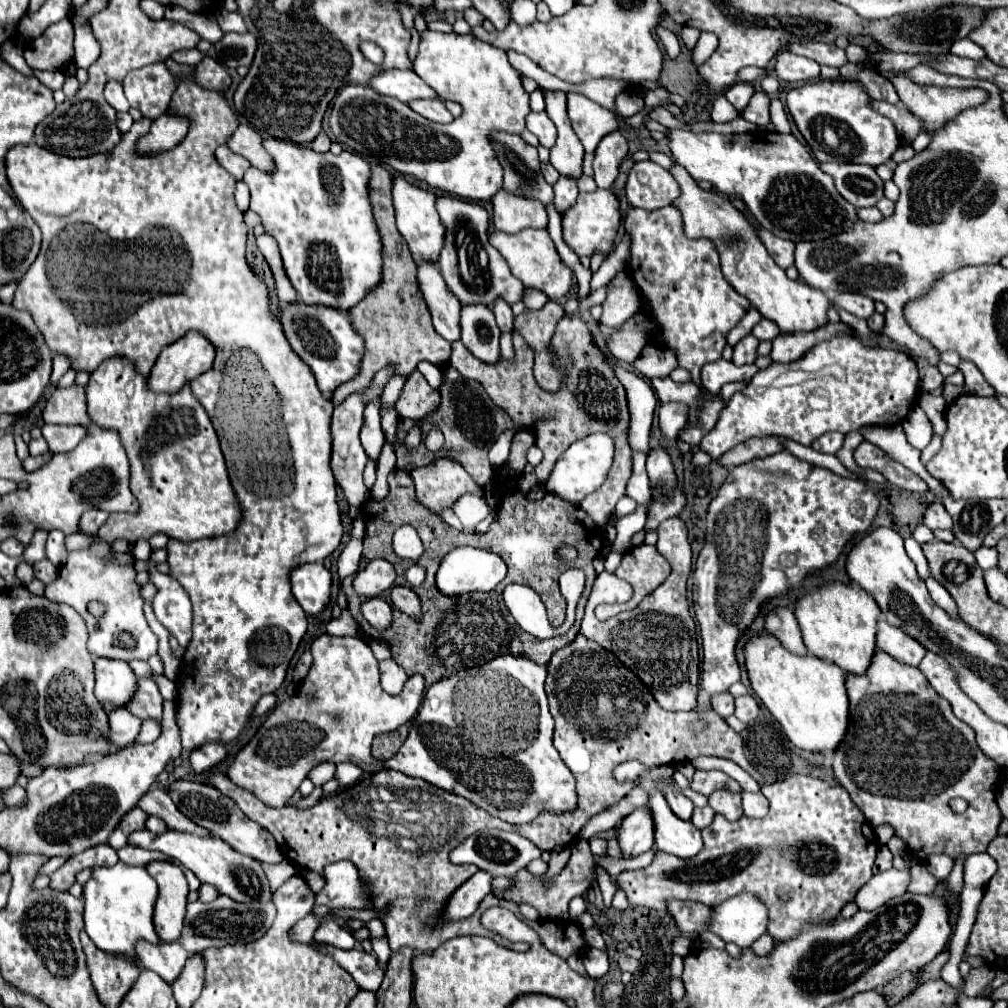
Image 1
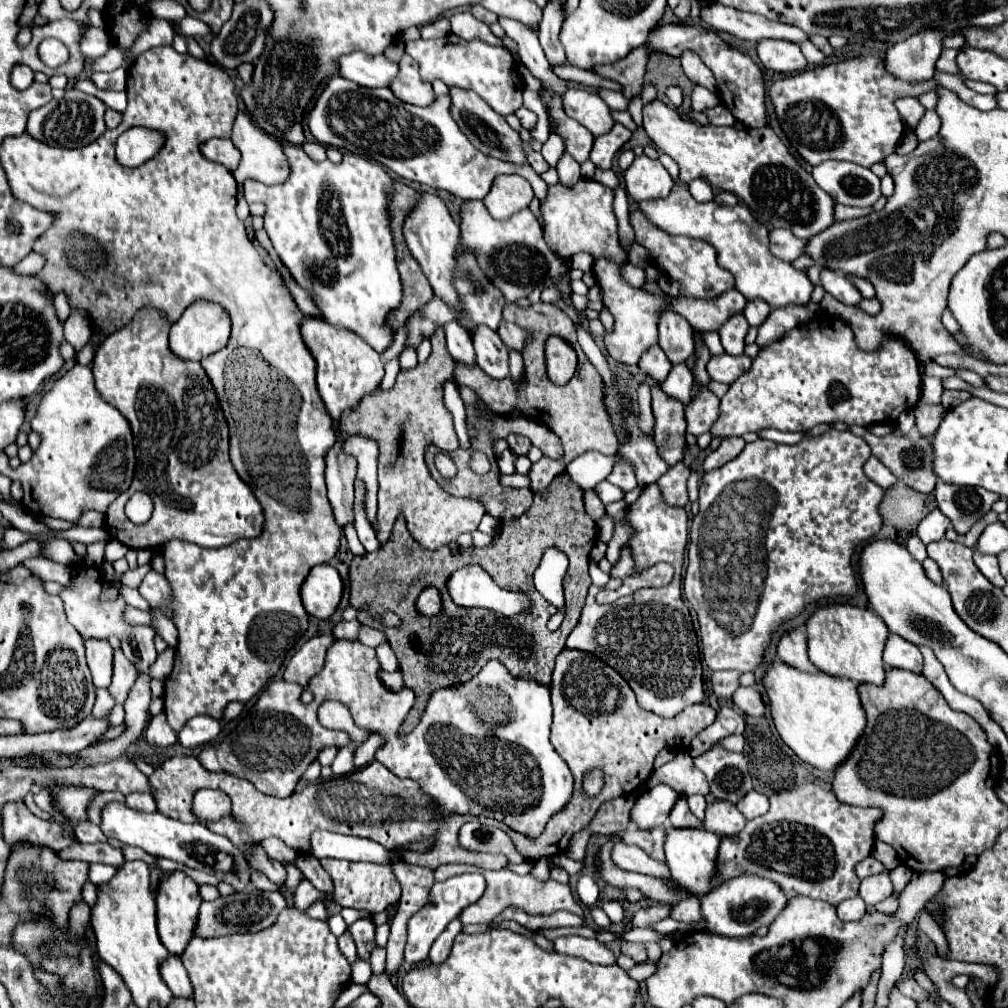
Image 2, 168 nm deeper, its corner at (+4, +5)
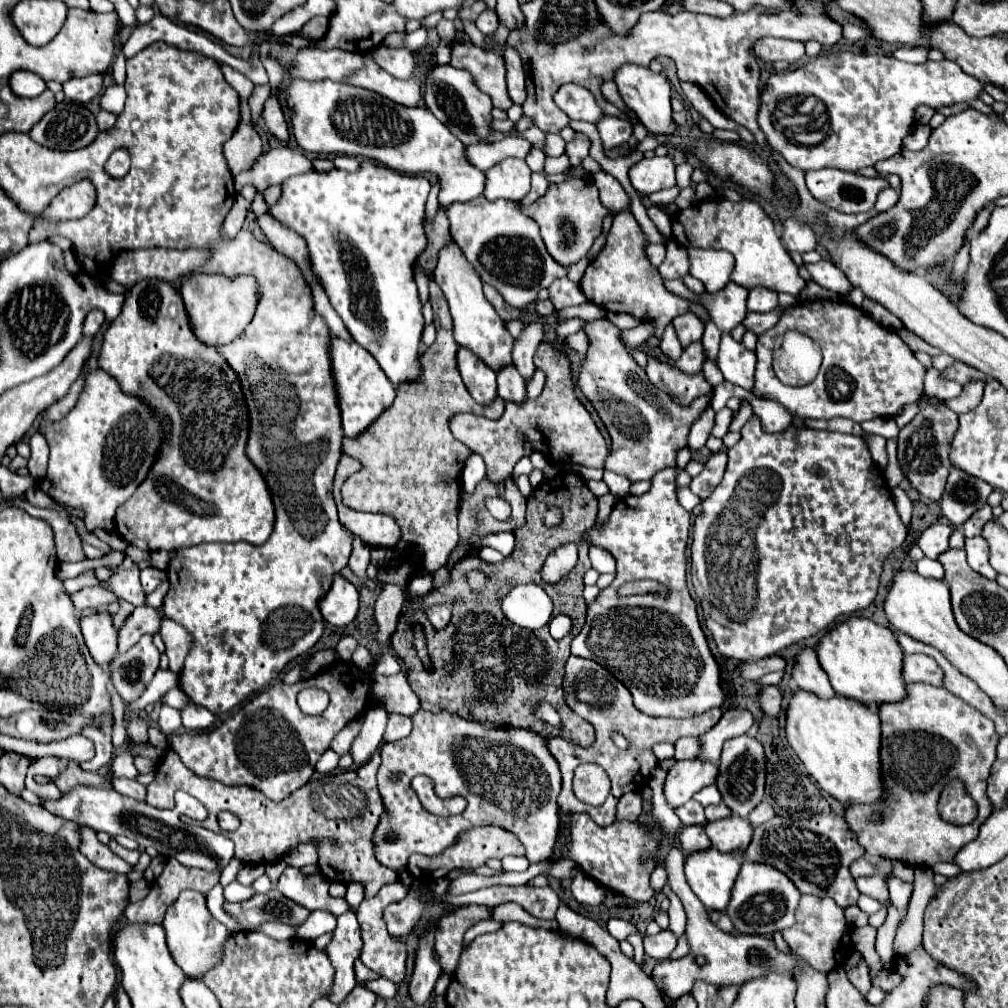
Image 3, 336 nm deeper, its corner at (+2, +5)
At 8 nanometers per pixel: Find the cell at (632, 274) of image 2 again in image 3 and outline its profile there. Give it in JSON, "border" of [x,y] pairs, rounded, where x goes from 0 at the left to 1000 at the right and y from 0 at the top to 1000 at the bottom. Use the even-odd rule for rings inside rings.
{"border":[[[659,277],[659,285],[675,295],[687,297],[687,299],[694,299],[706,313],[706,318],[710,320],[710,324],[716,330],[724,330],[730,322],[734,322],[740,314],[740,295],[742,295],[742,287],[736,287],[730,281],[722,281],[716,289],[704,293],[704,291],[696,291],[690,293],[687,289],[683,289],[677,279],[673,277]]]}

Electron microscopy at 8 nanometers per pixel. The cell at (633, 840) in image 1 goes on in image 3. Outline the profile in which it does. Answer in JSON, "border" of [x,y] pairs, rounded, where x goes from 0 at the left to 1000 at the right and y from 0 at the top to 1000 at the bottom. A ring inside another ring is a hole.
{"border":[[[673,755],[665,765],[659,775],[659,793],[661,797],[671,803],[679,799],[690,785],[696,781],[708,777],[712,769],[710,759],[706,757],[696,757],[696,755]]]}

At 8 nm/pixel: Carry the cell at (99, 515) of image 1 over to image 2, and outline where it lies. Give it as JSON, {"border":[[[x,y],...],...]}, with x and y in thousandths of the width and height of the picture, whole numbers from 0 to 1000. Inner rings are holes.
{"border":[[[95,507],[83,509],[83,513],[77,515],[75,519],[83,523],[103,523],[103,509],[95,509]]]}

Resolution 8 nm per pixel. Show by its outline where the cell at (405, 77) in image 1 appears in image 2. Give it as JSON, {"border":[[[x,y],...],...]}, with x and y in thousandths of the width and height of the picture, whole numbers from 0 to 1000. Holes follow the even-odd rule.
{"border":[[[345,53],[335,57],[335,74],[363,86],[385,86],[395,72],[395,64],[385,61],[381,55]]]}

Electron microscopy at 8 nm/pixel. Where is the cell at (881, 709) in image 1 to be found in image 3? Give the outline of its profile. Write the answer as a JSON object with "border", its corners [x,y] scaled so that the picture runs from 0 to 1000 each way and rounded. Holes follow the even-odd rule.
{"border":[[[909,678],[909,680],[899,680],[899,686],[901,686],[899,693],[895,693],[893,697],[873,697],[873,699],[871,699],[871,709],[873,709],[873,715],[875,715],[873,767],[875,767],[875,779],[879,781],[879,783],[877,783],[877,789],[875,789],[873,795],[865,797],[865,801],[863,801],[863,799],[841,799],[837,811],[839,811],[839,814],[843,816],[845,824],[851,828],[853,838],[855,838],[855,840],[859,842],[859,846],[865,848],[865,850],[875,850],[875,848],[877,848],[877,850],[883,850],[883,852],[887,852],[887,854],[897,854],[897,856],[901,856],[901,858],[905,858],[905,860],[925,860],[925,858],[929,858],[929,856],[933,856],[933,854],[940,854],[940,856],[944,856],[946,850],[948,850],[948,846],[950,846],[958,836],[962,836],[962,834],[966,834],[966,832],[970,830],[972,818],[974,818],[974,816],[978,814],[978,811],[984,807],[984,797],[980,795],[980,787],[978,787],[978,773],[980,773],[980,769],[982,769],[982,761],[984,761],[984,757],[986,757],[986,753],[988,753],[990,729],[988,729],[988,725],[986,725],[986,717],[984,717],[980,711],[976,711],[972,705],[964,703],[962,699],[958,699],[956,695],[952,695],[950,691],[946,691],[944,688],[940,688],[940,686],[935,684],[935,682],[925,682],[925,680]],[[940,773],[952,773],[952,775],[958,779],[958,785],[962,787],[962,791],[964,791],[964,793],[968,795],[968,799],[970,799],[970,811],[968,811],[964,816],[960,816],[960,818],[938,816],[938,814],[931,809],[931,795],[933,795],[933,789],[935,789],[935,785],[937,785]],[[867,805],[877,807],[877,814],[875,814],[875,818],[867,818],[867,816],[863,814],[863,809],[865,809]]]}

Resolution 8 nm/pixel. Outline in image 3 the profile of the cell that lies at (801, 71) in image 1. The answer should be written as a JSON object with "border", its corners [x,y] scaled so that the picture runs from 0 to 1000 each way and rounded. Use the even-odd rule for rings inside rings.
{"border":[[[756,37],[748,45],[750,57],[760,63],[766,61],[782,61],[784,64],[792,63],[798,57],[798,43],[786,39],[770,39],[770,37]]]}

